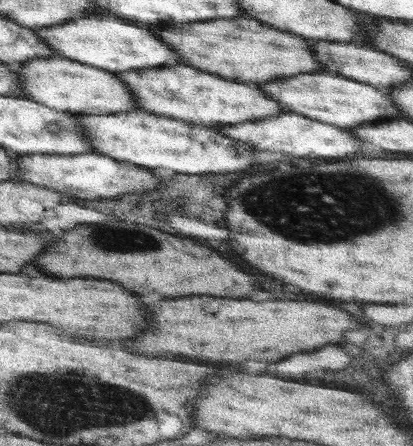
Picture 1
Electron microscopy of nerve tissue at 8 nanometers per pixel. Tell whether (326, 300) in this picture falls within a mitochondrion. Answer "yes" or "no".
no

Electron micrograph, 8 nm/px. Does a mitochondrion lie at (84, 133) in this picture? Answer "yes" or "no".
no

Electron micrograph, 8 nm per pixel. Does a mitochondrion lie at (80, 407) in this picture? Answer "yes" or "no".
yes

